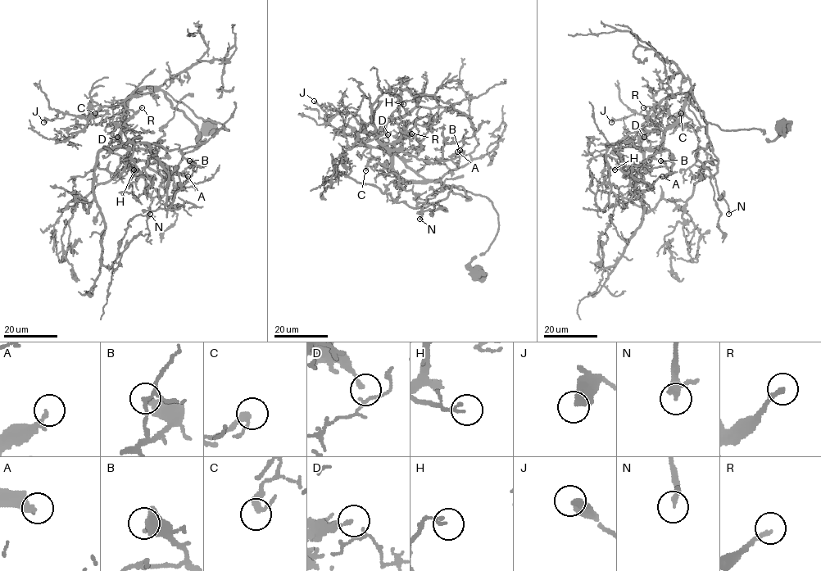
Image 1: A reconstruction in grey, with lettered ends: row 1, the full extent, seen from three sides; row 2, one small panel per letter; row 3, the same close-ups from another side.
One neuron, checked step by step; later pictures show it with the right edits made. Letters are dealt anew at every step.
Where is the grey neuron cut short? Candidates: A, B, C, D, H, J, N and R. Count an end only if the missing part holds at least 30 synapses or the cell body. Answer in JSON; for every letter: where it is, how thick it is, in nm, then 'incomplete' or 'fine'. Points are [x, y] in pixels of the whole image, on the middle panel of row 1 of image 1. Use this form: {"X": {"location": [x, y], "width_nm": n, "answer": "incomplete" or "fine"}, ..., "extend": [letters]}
{"A": {"location": [457, 151], "width_nm": 260, "answer": "fine"}, "B": {"location": [460, 150], "width_nm": 360, "answer": "fine"}, "C": {"location": [365, 170], "width_nm": 240, "answer": "fine"}, "D": {"location": [387, 134], "width_nm": 100, "answer": "fine"}, "H": {"location": [403, 104], "width_nm": 140, "answer": "fine"}, "J": {"location": [314, 101], "width_nm": 380, "answer": "fine"}, "N": {"location": [419, 219], "width_nm": 200, "answer": "incomplete"}, "R": {"location": [411, 133], "width_nm": 200, "answer": "incomplete"}, "extend": ["N", "R"]}

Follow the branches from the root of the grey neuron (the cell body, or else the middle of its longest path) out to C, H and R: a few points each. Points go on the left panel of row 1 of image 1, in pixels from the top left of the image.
C: (206, 127), (201, 141), (229, 130), (161, 90), (95, 113)
H: (206, 127), (201, 141), (229, 130), (161, 90), (138, 89), (120, 143), (97, 155), (100, 168), (133, 169)
R: (206, 127), (201, 141), (229, 130), (161, 90), (123, 102), (134, 111), (142, 107)

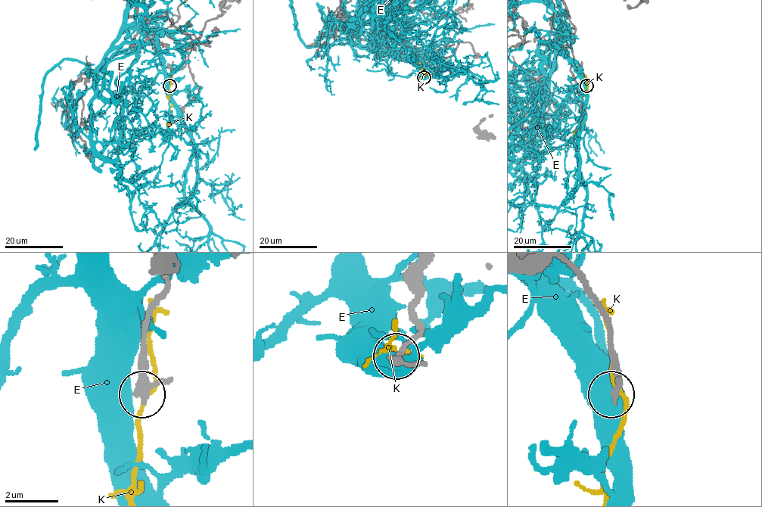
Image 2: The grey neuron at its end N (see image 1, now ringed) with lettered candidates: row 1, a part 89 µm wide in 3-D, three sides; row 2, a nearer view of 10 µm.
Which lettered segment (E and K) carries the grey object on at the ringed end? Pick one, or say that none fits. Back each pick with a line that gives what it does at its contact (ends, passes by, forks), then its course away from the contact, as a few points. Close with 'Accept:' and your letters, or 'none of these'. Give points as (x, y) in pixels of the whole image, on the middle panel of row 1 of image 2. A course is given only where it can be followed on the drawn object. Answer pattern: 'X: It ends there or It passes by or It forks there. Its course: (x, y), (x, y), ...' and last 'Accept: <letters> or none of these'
Accept: none of these

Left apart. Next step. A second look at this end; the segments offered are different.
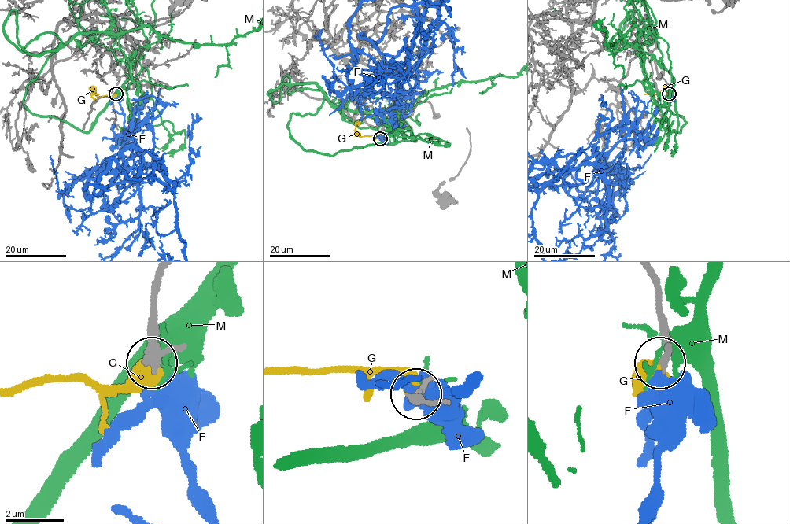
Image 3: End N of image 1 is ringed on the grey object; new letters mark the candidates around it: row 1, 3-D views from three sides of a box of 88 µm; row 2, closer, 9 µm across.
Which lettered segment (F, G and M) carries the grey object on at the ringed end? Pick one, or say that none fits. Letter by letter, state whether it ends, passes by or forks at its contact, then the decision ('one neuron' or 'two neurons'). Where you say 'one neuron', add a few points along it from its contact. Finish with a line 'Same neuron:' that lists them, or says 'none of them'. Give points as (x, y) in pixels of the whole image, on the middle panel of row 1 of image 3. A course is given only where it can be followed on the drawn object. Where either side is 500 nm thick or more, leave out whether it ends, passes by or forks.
F: two neurons
G: one neuron
M: it forks; two neurons
Same neuron: G

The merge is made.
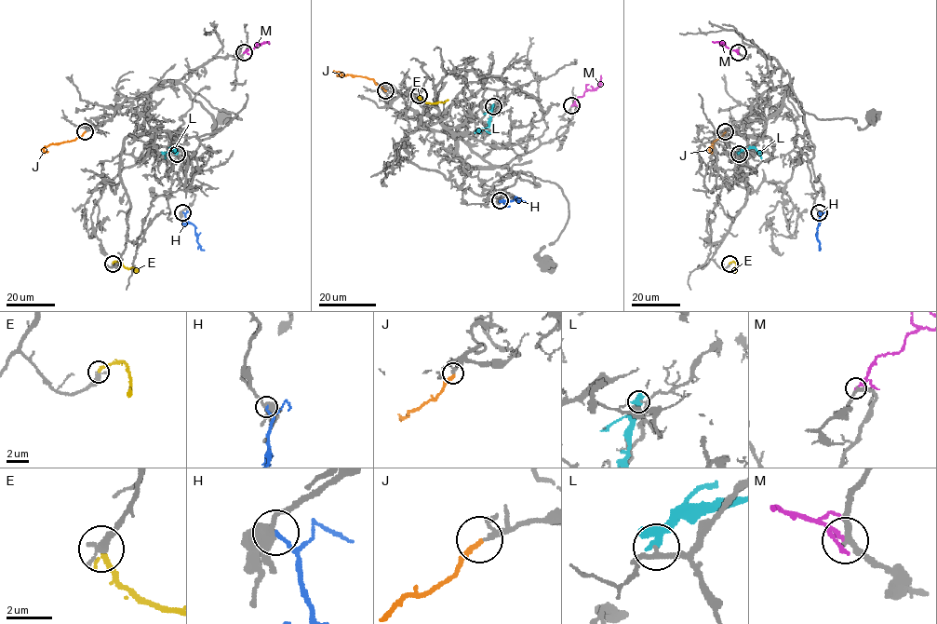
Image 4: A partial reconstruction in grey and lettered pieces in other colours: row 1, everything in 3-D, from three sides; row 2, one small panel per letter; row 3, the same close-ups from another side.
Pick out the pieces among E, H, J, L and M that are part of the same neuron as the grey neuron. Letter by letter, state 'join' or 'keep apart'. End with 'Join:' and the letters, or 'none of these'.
E: join
H: keep apart
J: join
L: keep apart
M: keep apart
Join: E, J

